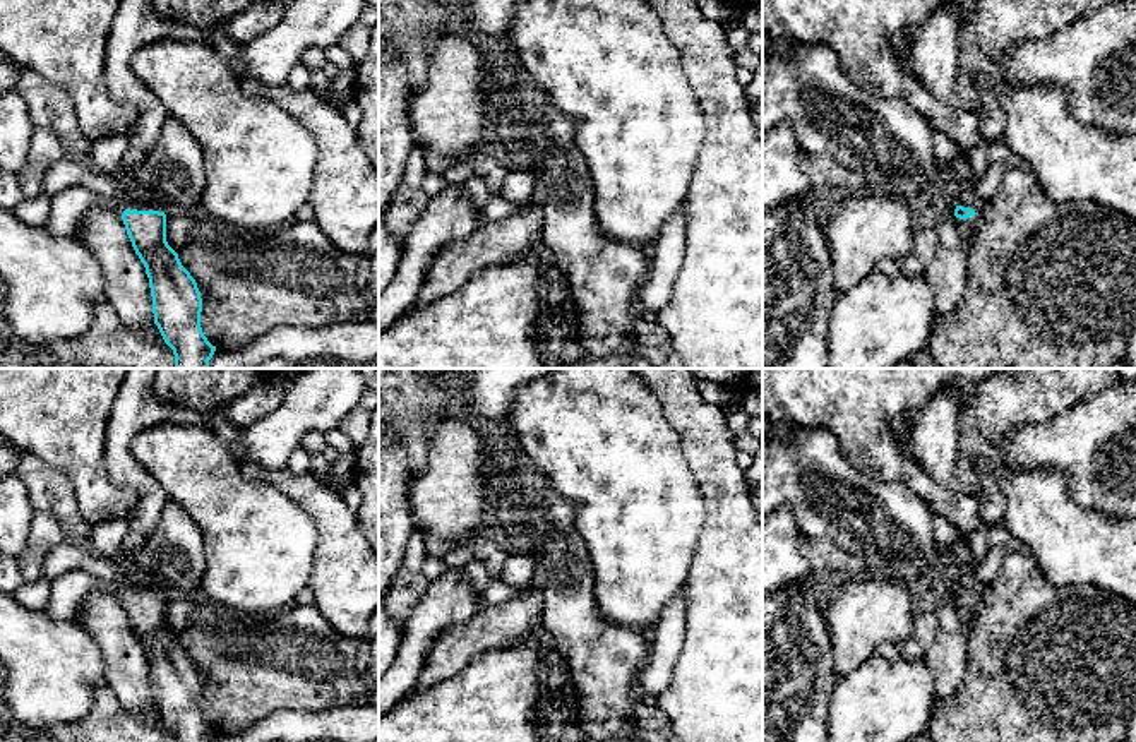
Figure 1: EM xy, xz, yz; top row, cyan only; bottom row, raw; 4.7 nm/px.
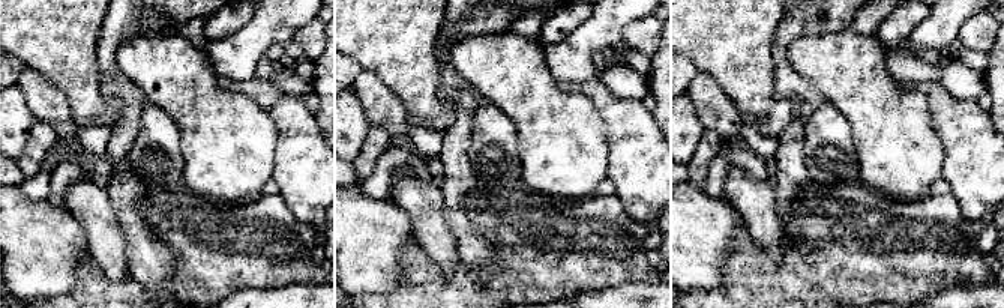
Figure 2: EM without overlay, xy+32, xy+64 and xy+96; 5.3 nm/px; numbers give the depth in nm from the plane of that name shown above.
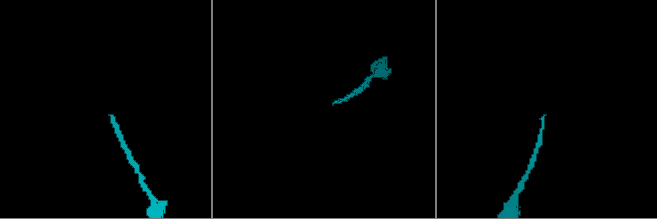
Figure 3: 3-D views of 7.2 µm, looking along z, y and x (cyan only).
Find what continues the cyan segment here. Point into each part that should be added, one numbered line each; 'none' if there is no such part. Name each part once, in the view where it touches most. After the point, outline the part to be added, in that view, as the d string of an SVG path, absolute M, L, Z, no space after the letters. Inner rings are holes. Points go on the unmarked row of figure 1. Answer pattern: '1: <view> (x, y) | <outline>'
1: xy (122, 588) | M122 581L117 586L117 591L118 591L120 601L122 601L125 593L129 593L129 595L132 595L132 593L137 593L137 595L159 595L159 596L163 596L161 593L154 591L152 588L132 586L132 584L125 583L125 581Z

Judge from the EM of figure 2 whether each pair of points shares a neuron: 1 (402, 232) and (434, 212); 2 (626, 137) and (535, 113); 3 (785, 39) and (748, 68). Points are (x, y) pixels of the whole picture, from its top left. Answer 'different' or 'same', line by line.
1: different
2: different
3: different

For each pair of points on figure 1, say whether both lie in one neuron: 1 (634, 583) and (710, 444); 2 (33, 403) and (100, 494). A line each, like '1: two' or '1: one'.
1: two
2: one

